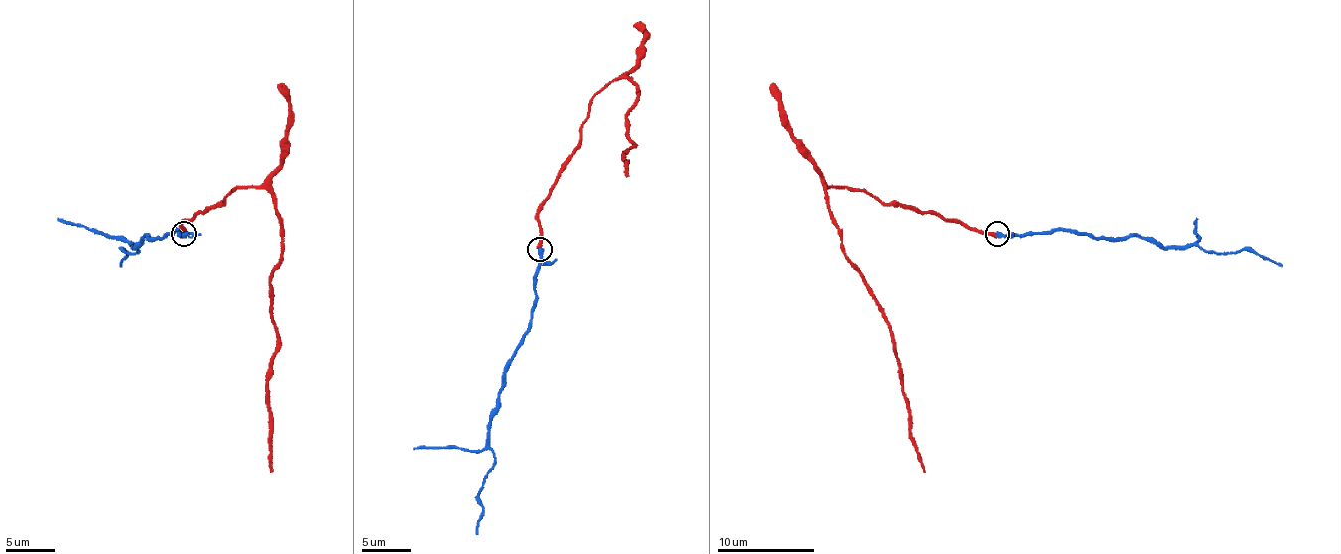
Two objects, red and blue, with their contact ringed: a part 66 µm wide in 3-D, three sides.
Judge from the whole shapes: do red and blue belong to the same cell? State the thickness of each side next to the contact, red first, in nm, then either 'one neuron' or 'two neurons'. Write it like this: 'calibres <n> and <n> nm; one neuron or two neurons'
calibres 340 and 400 nm; one neuron

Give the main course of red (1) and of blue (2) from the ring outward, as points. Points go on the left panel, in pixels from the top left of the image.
1: (183, 233), (183, 223), (234, 189), (256, 186), (281, 226), (271, 279), (271, 472)
2: (183, 233), (146, 235), (134, 245), (139, 250), (122, 250), (127, 255), (119, 267)

